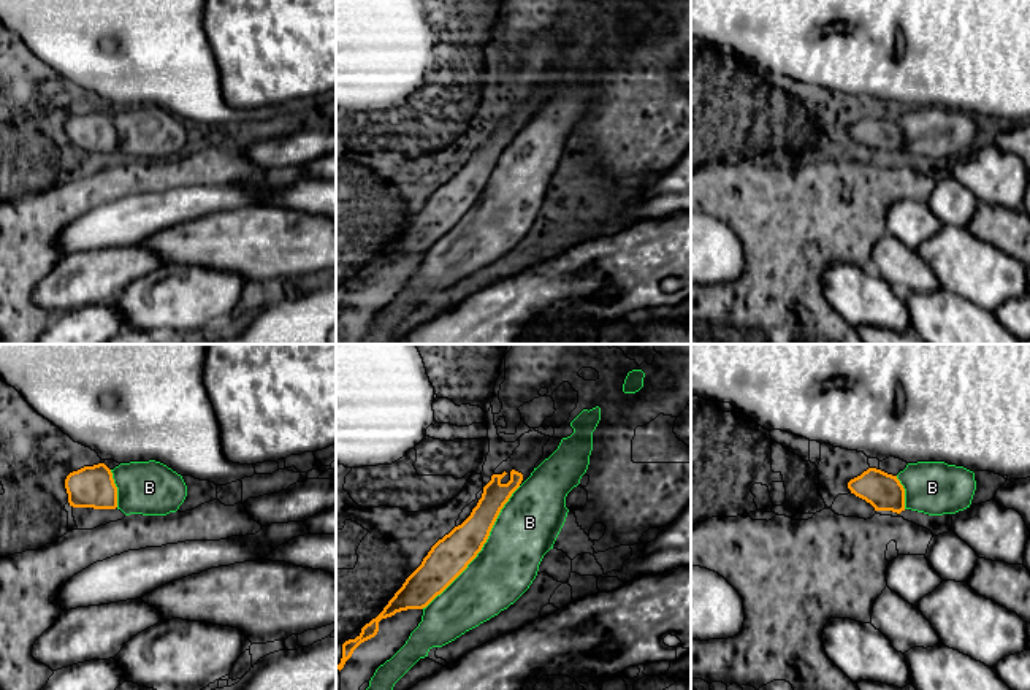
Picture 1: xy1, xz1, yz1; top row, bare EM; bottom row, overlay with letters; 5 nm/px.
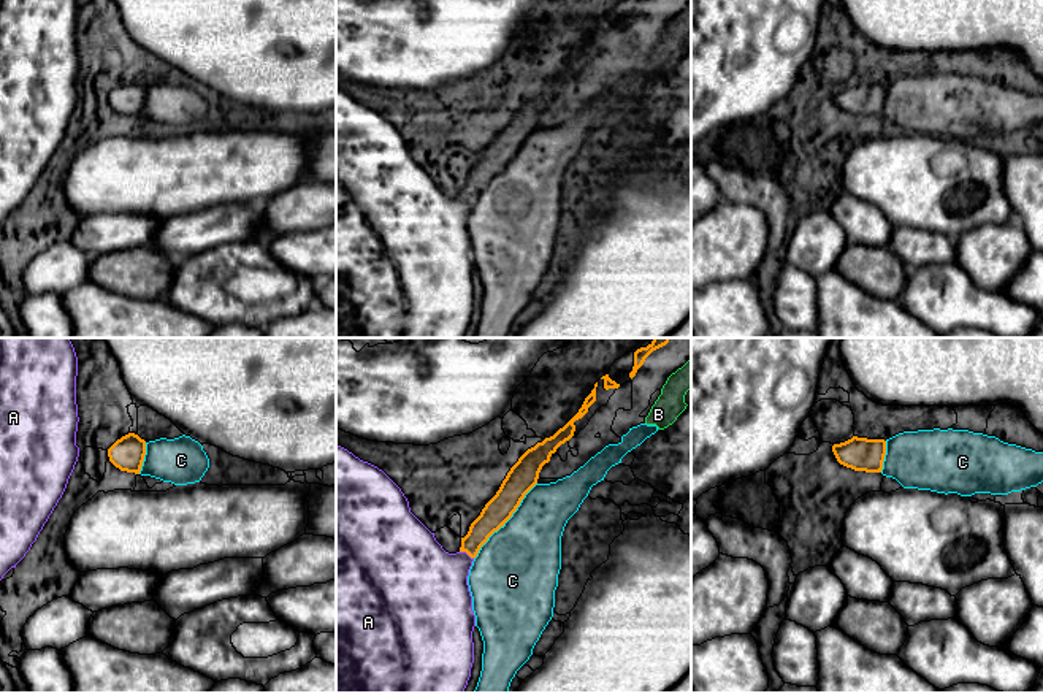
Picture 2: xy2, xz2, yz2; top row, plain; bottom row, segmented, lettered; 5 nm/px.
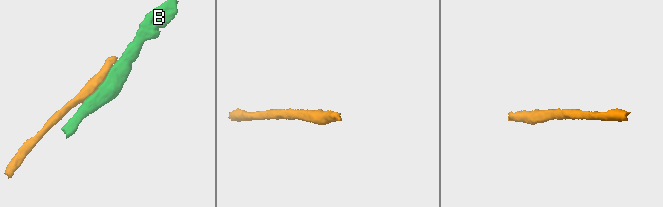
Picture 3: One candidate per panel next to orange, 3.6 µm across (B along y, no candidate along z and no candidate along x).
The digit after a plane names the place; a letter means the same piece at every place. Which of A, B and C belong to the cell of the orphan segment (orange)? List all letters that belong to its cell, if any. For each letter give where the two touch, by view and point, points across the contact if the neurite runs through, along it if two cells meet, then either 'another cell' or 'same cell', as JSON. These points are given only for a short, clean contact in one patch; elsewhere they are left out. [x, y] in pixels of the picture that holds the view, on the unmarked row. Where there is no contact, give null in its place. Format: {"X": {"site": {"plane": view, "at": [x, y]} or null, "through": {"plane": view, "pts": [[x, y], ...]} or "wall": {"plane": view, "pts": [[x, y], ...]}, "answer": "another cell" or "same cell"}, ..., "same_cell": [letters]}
{"A": {"site": {"plane": "xz2", "at": [466, 197]}, "through": {"plane": "xz2", "pts": [[495, 159], [466, 197], [430, 230]]}, "answer": "same cell"}, "B": {"site": {"plane": "xz1", "at": [480, 194]}, "answer": "another cell"}, "C": {"site": {"plane": "xz2", "at": [506, 165]}, "answer": "another cell"}, "same_cell": ["A"]}

